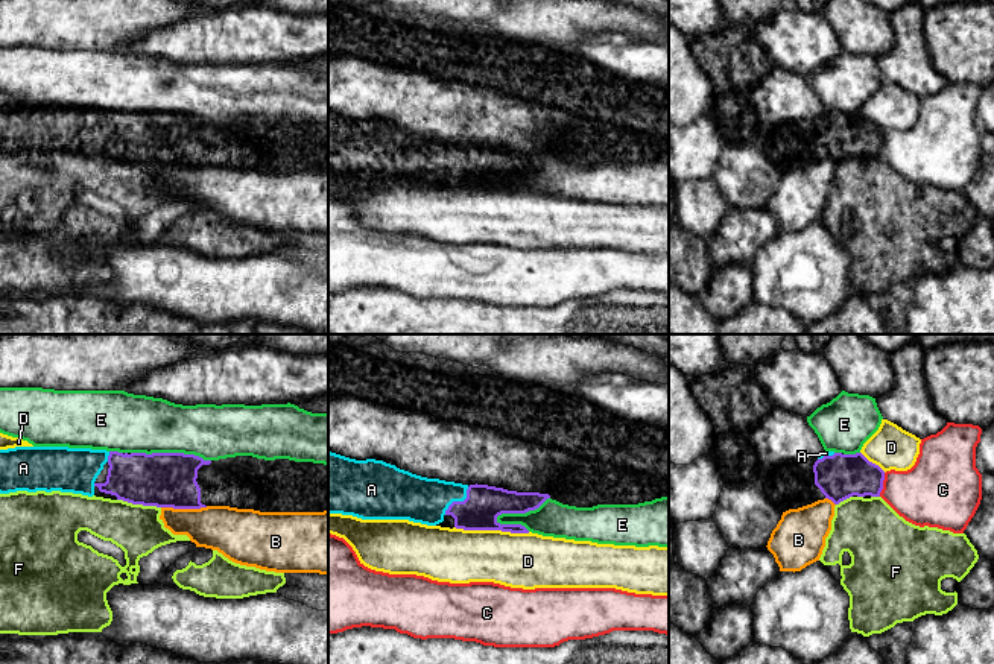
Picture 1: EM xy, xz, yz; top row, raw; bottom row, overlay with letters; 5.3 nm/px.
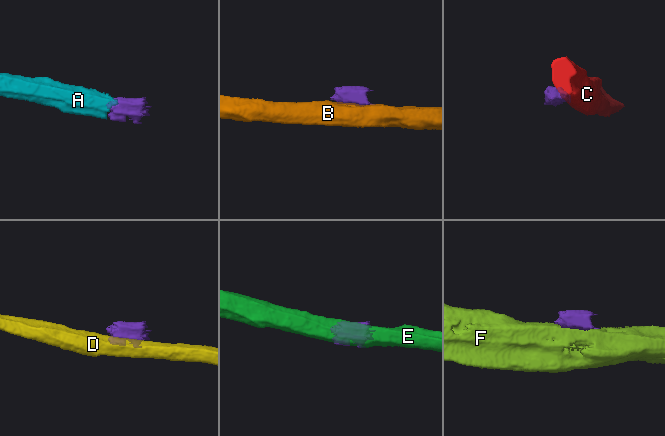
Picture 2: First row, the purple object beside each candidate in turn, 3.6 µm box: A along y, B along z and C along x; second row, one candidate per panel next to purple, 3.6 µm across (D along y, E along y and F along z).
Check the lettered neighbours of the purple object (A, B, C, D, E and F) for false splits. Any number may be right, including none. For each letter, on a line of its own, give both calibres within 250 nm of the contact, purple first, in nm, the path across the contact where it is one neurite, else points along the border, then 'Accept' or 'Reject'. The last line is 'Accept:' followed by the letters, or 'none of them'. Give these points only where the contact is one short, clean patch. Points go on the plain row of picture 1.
A: Thickness 200 nm (purple) against 240 nm. Path across: xz (479, 170), (458, 161), (412, 157). Accept
B: Thickness 280 nm (purple) against 240 nm. Reject
C: Thickness 240 nm (purple) against 340 nm. Reject
D: Thickness 200 nm (purple) against 300 nm. Boundary: xz (455, 186), (464, 189), (529, 192). Reject
E: Thickness 200 nm (purple) against 190 nm. Reject
F: Thickness 280 nm (purple) against 260 nm. Reject
Accept: A

